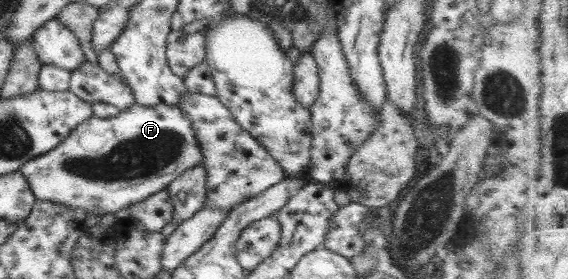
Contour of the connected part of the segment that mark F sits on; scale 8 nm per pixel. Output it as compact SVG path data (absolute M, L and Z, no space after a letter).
M134 102L117 116L92 116L79 123L54 149L37 155L19 169L38 200L58 203L68 210L81 210L88 215L116 214L149 196L167 190L168 185L188 168L202 164L204 154L192 130L192 120L178 106L166 104L144 107Z

